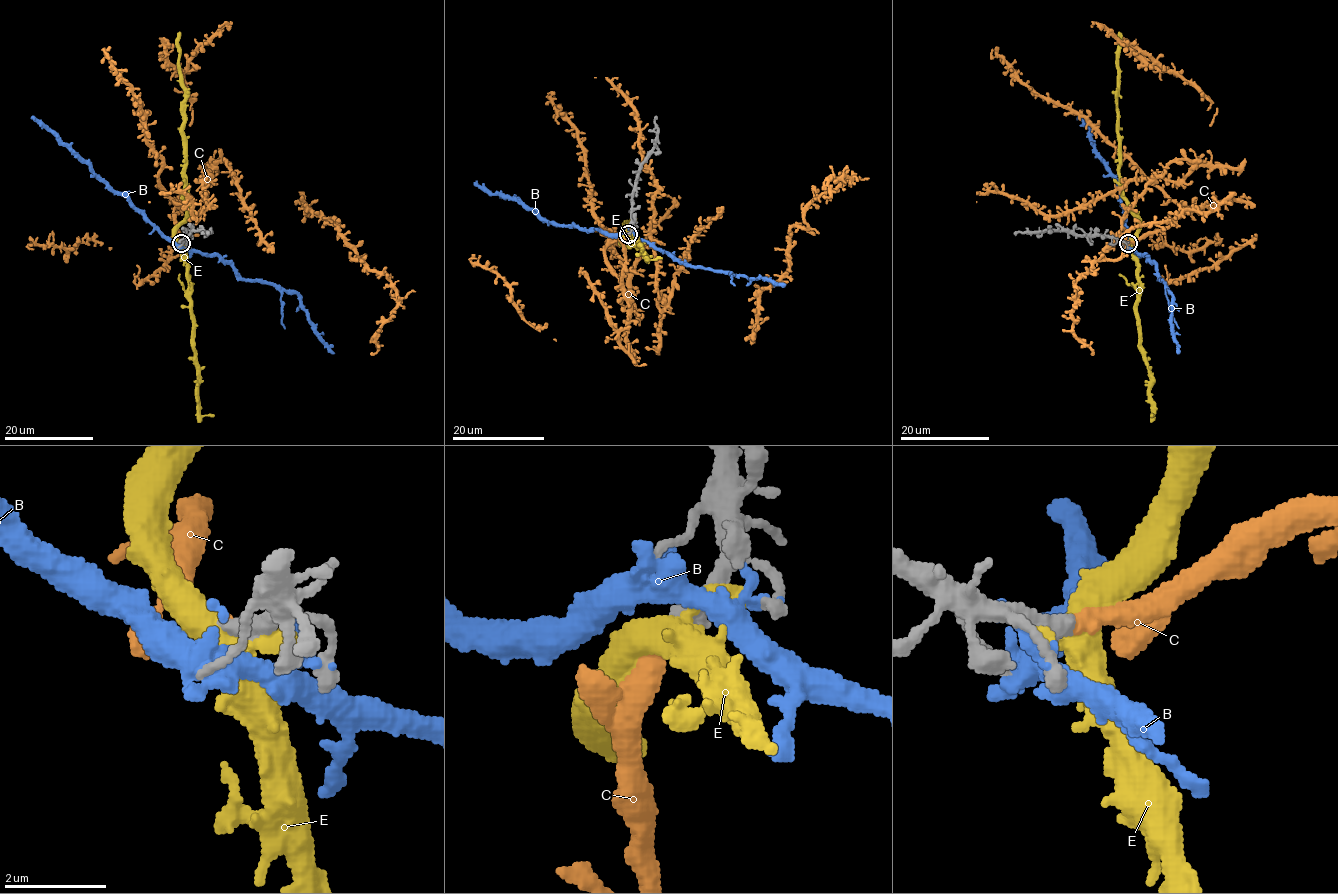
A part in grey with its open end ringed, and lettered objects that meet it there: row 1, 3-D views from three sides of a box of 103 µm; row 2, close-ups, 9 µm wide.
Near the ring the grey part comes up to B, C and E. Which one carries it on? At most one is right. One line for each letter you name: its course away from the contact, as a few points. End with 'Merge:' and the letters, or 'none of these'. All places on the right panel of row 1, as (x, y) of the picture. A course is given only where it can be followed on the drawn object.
Merge: C

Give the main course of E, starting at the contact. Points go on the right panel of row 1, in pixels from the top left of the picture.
E: (1127, 244), (1137, 233), (1137, 220), (1127, 206), (1118, 172), (1116, 66), (1120, 32)

